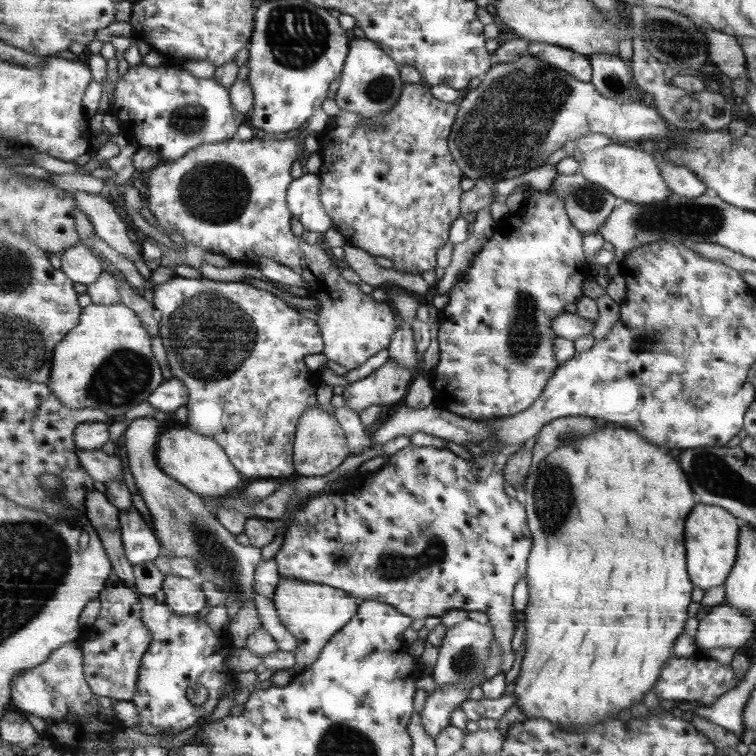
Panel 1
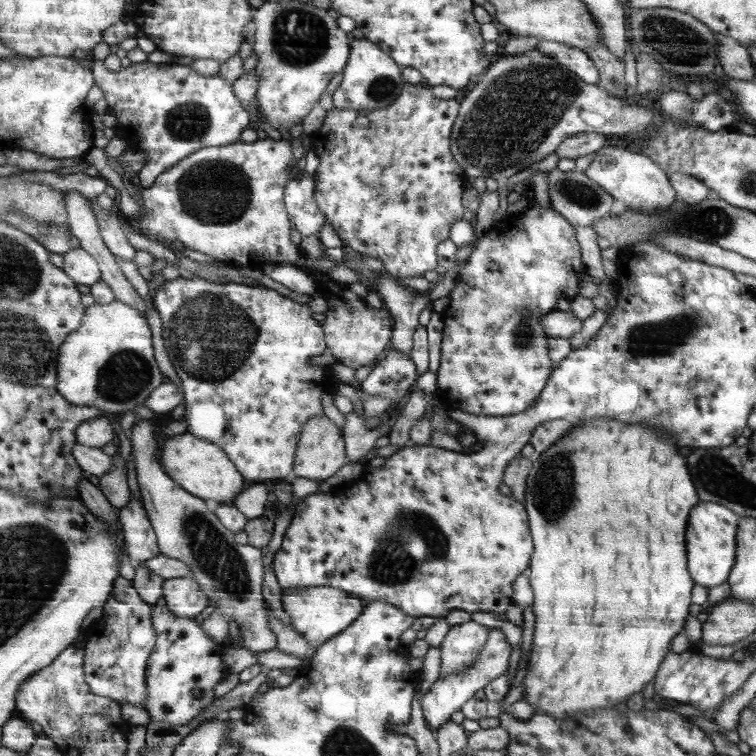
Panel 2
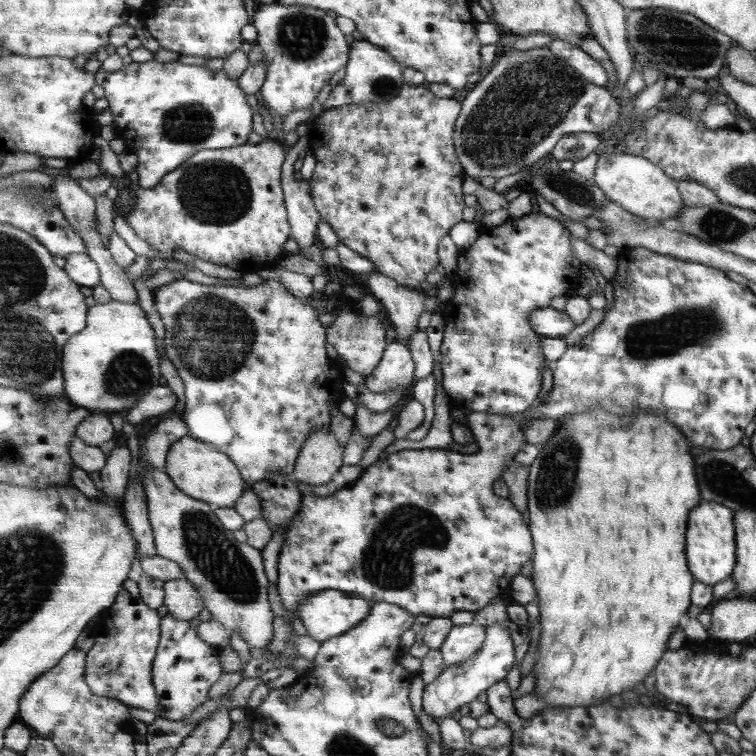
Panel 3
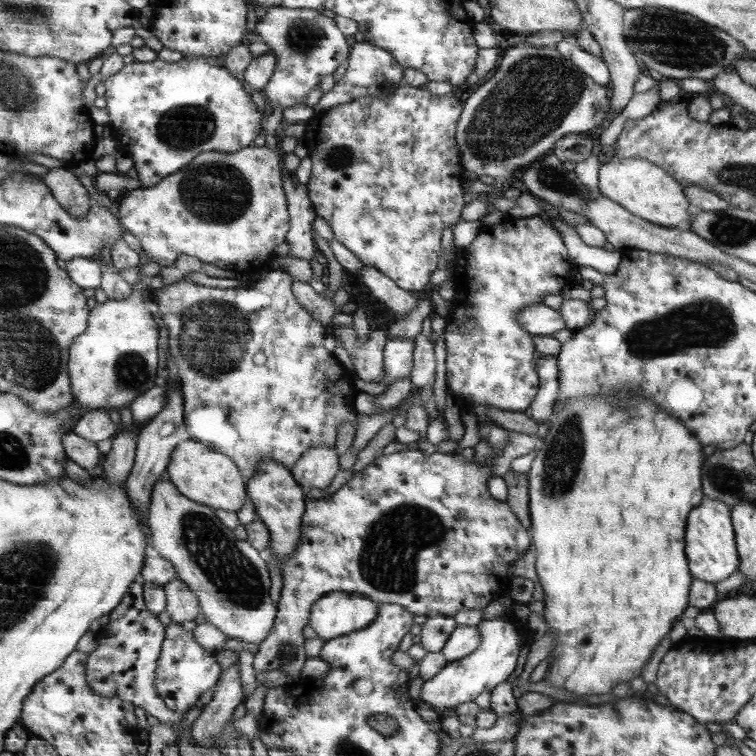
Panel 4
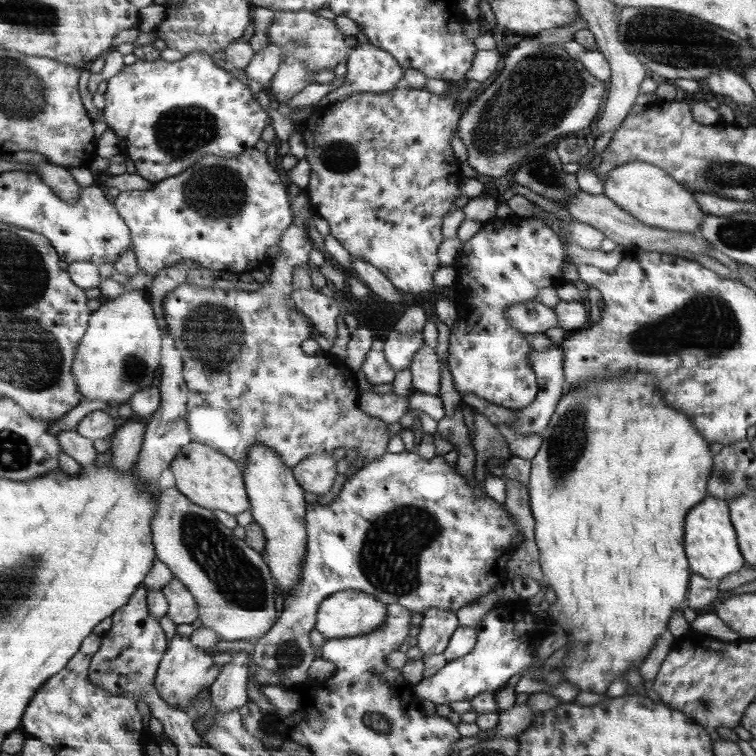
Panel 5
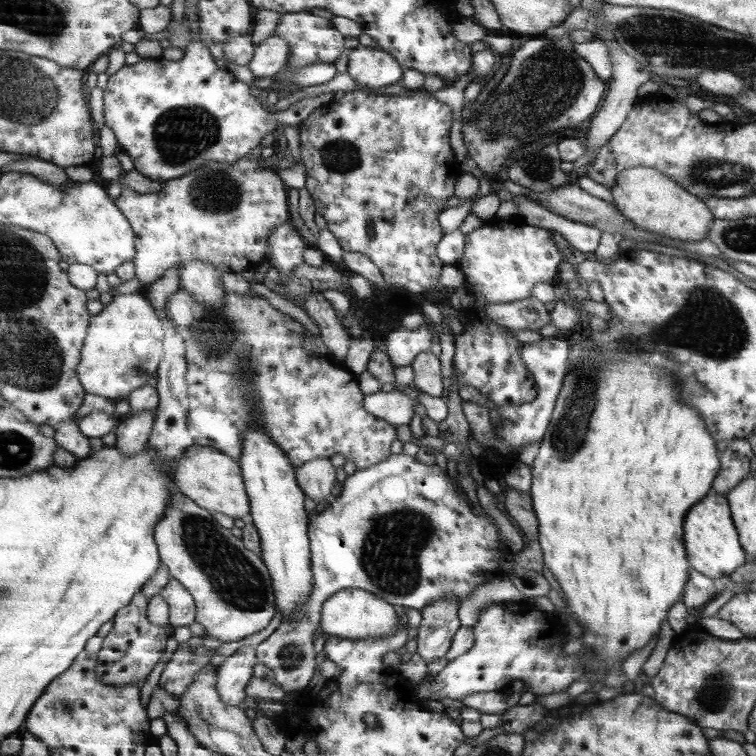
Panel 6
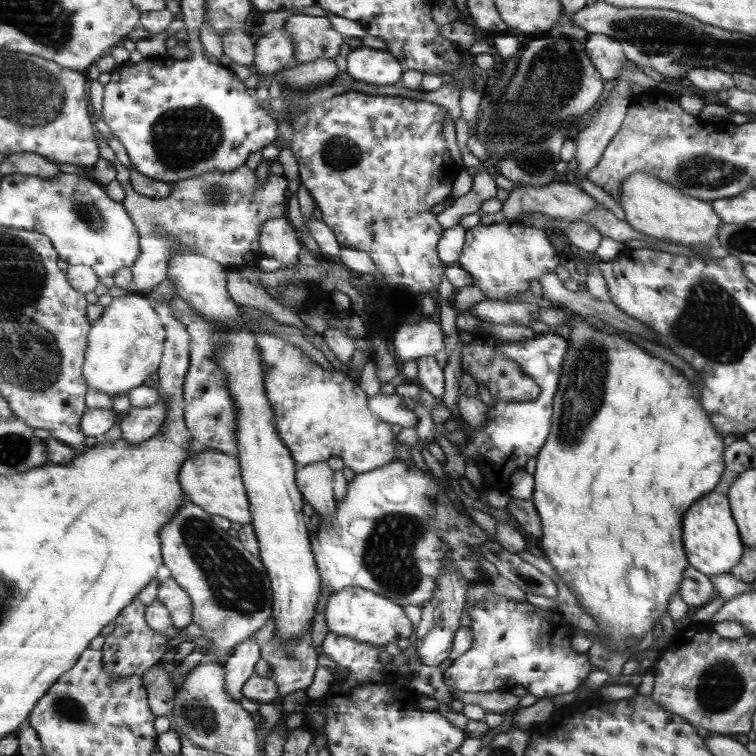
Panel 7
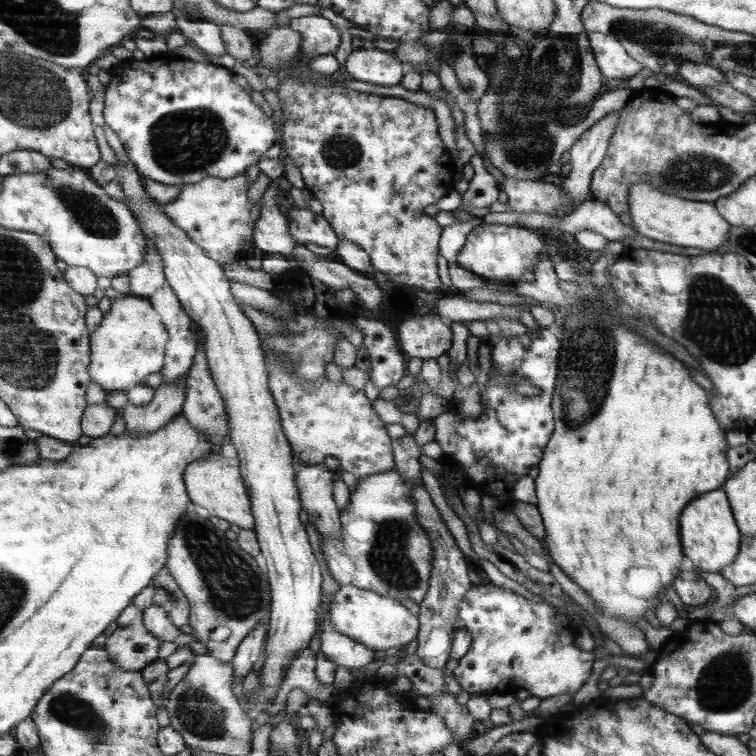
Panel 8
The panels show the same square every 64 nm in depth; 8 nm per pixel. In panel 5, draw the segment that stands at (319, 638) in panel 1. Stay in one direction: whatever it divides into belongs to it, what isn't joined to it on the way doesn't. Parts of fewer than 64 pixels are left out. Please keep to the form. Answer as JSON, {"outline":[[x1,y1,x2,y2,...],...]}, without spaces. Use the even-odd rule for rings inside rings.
{"outline":[[343,590,328,596,318,607,316,624,313,626,324,640,348,638,370,634,386,622,386,605,374,596,355,590]]}

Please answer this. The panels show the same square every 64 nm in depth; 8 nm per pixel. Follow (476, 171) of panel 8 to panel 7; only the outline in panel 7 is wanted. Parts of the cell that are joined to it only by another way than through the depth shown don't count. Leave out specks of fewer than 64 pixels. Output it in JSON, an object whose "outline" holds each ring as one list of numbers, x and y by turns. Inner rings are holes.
{"outline":[[459,117,454,126,456,146,460,151,463,167,475,167,477,173,472,177,471,190,437,213,437,220,441,220,441,228,445,230,457,225,464,215,476,213,483,201,495,197,497,189,493,178,487,174,481,162,466,149,465,144,469,139,467,123]]}

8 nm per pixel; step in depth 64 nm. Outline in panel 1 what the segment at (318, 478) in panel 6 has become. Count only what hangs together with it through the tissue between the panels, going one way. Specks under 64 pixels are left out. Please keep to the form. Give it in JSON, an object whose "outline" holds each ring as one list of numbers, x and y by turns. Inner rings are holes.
{"outline":[[320,405,307,408,297,420,295,439,292,445,292,465,296,476,325,476,335,470,348,453,345,434,334,415,328,414]]}

